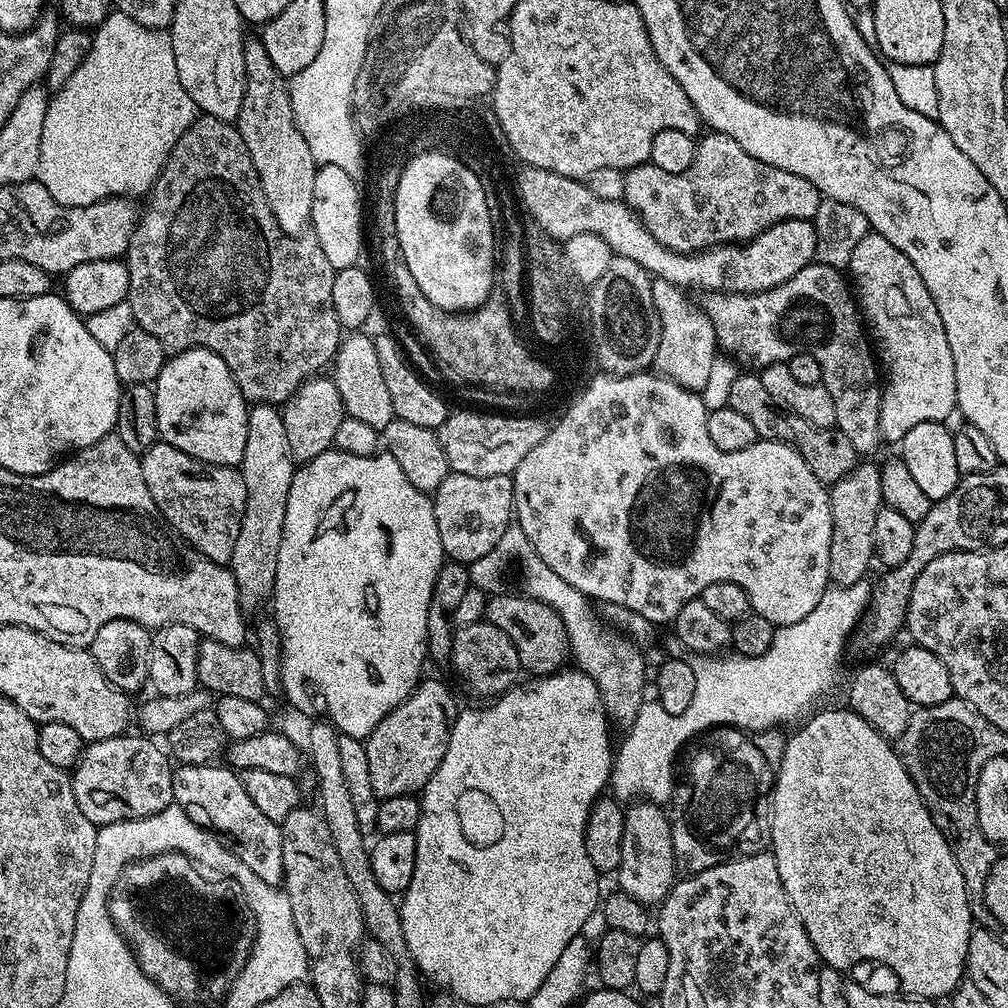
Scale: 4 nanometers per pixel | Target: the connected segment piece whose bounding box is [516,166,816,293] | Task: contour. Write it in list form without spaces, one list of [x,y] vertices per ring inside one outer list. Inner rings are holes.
[[[521,167],[521,172],[516,176],[516,188],[520,191],[520,200],[524,203],[526,211],[532,215],[532,220],[539,231],[544,232],[550,238],[561,242],[569,240],[574,234],[598,234],[610,245],[617,256],[630,258],[630,262],[638,262],[649,276],[657,280],[674,282],[685,290],[692,288],[704,288],[705,293],[710,292],[768,292],[774,286],[782,286],[798,270],[802,270],[807,264],[816,260],[816,226],[812,220],[783,220],[774,226],[770,226],[762,234],[754,239],[738,244],[720,244],[716,248],[706,248],[702,252],[675,252],[650,234],[646,226],[640,221],[639,216],[624,203],[623,200],[603,200],[598,198],[583,179],[575,176],[563,176],[554,174],[550,170],[541,168]]]

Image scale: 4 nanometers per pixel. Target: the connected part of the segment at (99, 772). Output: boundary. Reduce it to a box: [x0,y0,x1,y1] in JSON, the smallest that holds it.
[70,735,174,826]

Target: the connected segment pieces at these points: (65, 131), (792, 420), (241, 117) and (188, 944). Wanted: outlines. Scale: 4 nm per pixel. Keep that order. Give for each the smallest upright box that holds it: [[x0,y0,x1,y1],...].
[[38,10,198,206],[728,374,858,486],[235,39,318,236],[108,852,256,1004]]

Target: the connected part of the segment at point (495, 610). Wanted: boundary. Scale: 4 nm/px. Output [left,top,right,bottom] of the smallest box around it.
[484,592,570,677]

